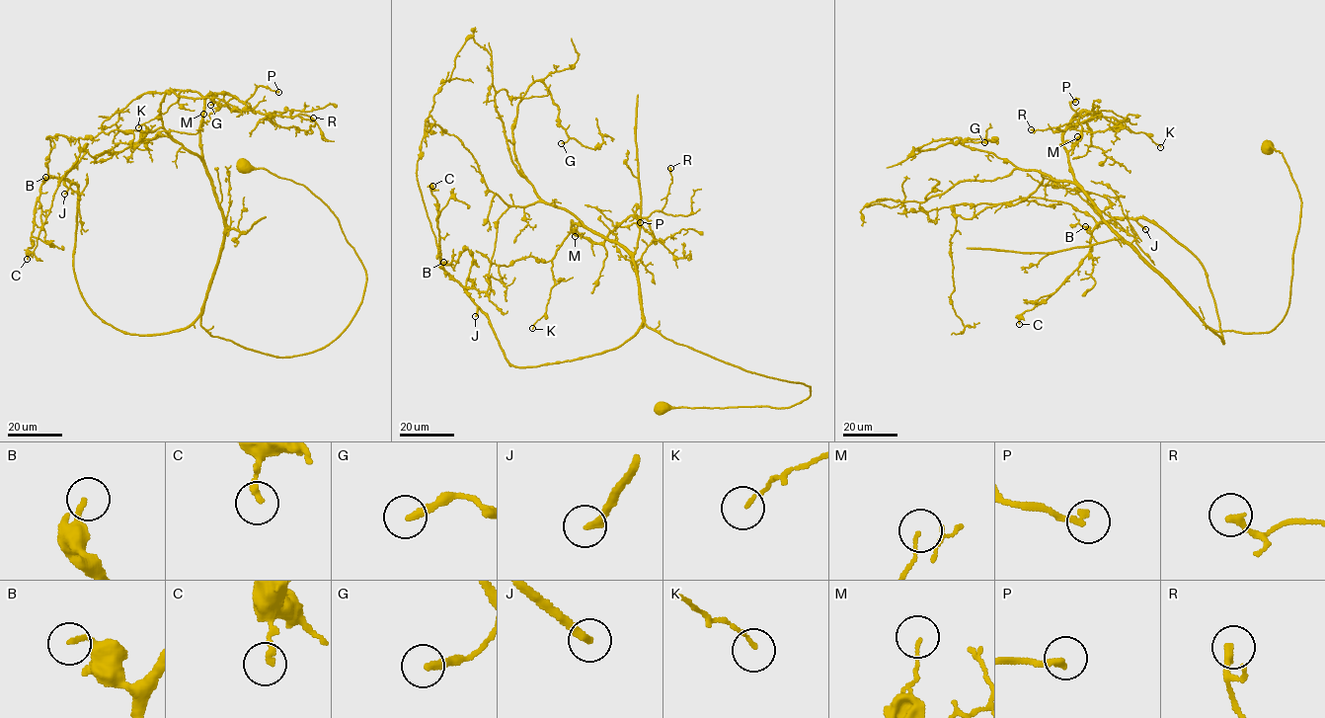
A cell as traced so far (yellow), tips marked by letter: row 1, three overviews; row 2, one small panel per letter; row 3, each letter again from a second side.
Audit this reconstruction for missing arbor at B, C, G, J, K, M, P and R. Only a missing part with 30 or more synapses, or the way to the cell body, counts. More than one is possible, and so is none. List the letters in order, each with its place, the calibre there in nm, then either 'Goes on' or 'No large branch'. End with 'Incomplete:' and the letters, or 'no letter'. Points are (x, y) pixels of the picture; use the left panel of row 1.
B: Place: (45, 177). Thickness 160 nm. No large branch
C: Place: (27, 259). Thickness 200 nm. No large branch
G: Place: (210, 105). Thickness 240 nm. No large branch
J: Place: (64, 194). Thickness 280 nm. Goes on
K: Place: (138, 127). Thickness 110 nm. No large branch
M: Place: (203, 114). Thickness 100 nm. No large branch
P: Place: (278, 92). Thickness 220 nm. Goes on
R: Place: (313, 118). Thickness 240 nm. No large branch
Incomplete: J, P

